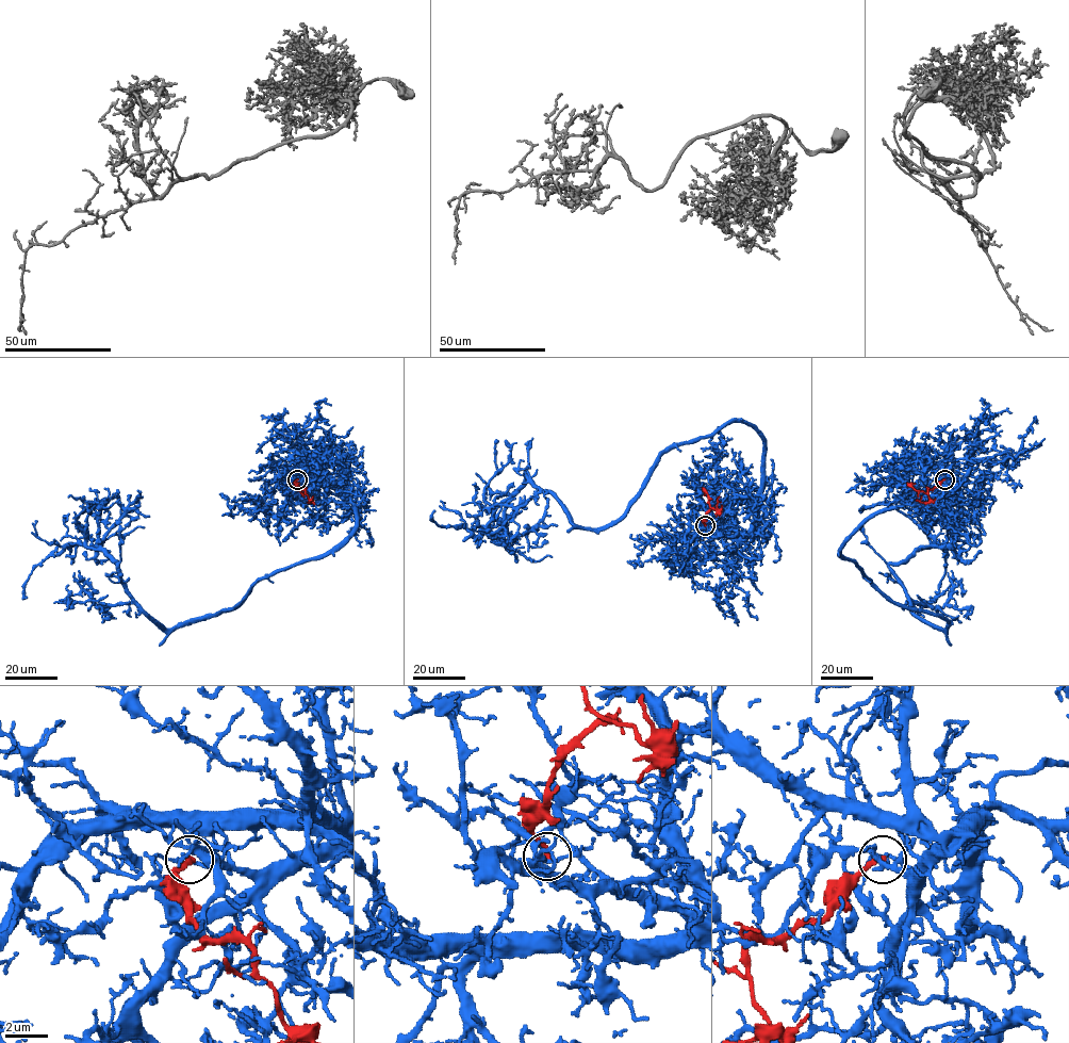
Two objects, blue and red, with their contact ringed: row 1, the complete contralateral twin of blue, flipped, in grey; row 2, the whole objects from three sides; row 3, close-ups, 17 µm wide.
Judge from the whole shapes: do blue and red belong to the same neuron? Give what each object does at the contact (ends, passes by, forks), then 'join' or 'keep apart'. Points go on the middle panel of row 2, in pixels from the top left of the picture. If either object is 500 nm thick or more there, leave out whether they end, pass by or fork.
blue passes by | red ends | keep apart

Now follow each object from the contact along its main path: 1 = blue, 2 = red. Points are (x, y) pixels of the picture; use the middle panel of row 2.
1: (705, 525), (755, 514), (744, 422), (669, 449), (599, 528), (525, 470), (505, 531), (544, 540)
2: (705, 525), (703, 520), (712, 508), (702, 487)

